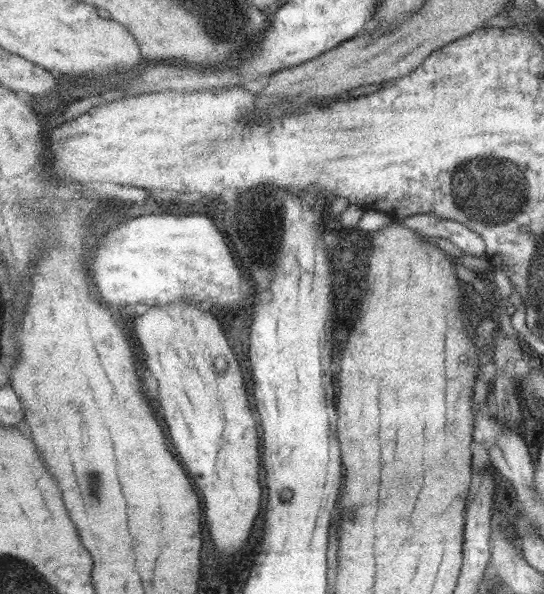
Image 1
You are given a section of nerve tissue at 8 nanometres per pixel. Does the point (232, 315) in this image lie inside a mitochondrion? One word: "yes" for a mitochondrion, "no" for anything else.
no

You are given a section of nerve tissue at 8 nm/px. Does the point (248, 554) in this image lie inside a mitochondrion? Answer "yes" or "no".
no

